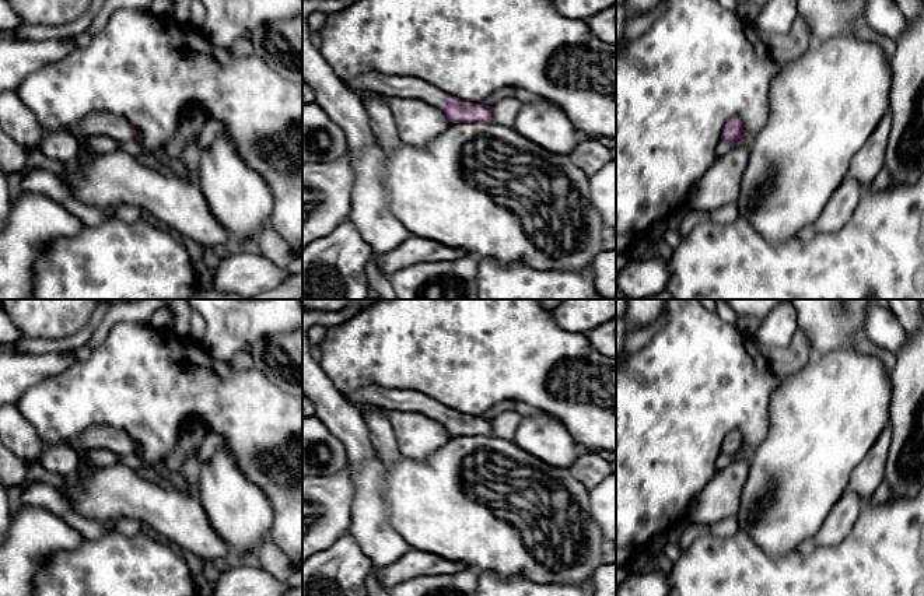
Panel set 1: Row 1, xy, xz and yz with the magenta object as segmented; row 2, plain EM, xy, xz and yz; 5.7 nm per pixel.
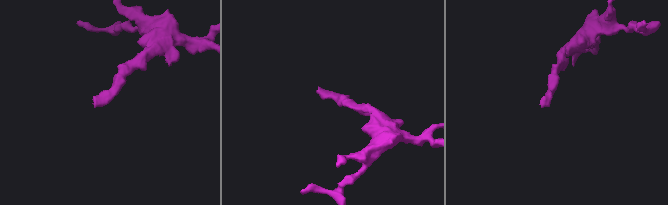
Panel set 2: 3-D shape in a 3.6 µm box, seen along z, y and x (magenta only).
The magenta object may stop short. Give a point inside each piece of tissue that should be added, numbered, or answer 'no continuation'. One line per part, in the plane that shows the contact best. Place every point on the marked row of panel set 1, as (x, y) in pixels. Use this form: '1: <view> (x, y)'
1: xy (97, 123)

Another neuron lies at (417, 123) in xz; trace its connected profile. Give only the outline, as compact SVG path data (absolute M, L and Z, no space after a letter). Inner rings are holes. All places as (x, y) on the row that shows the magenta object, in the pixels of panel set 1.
M385 97L385 104L392 112L398 136L405 144L424 148L451 125L440 108L431 108L419 99L405 101L396 97Z

